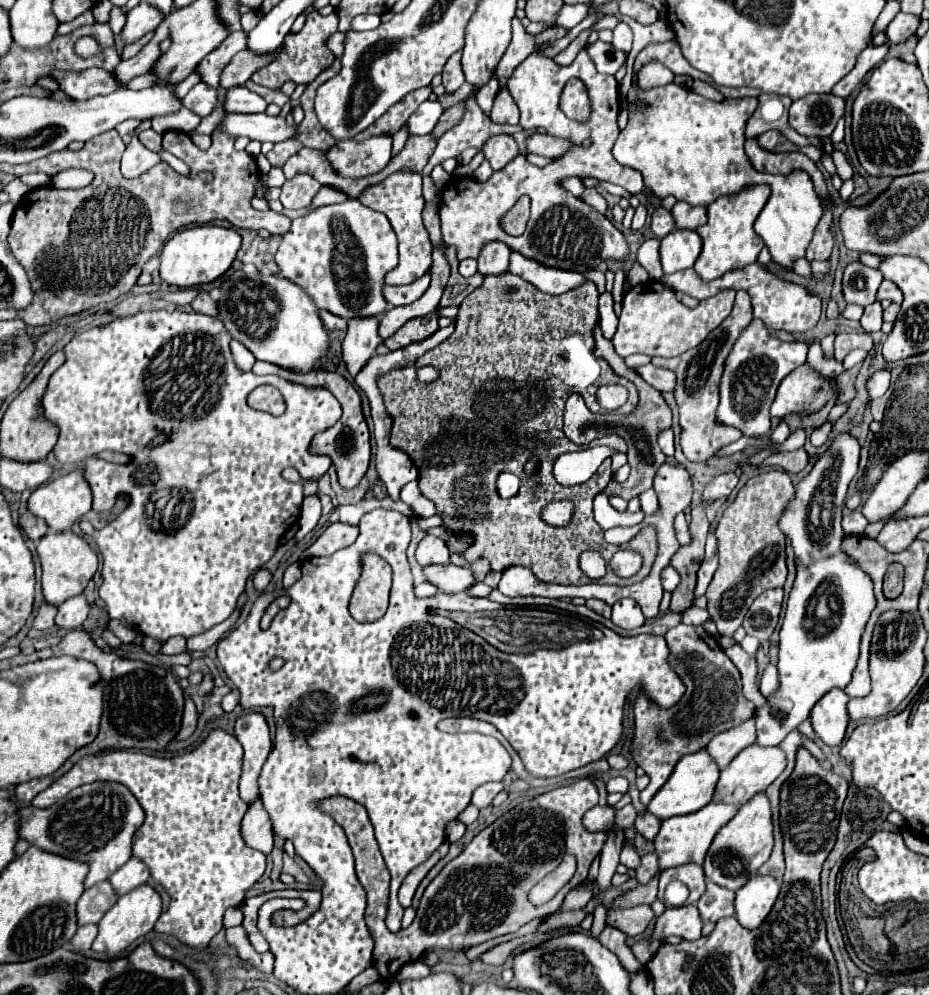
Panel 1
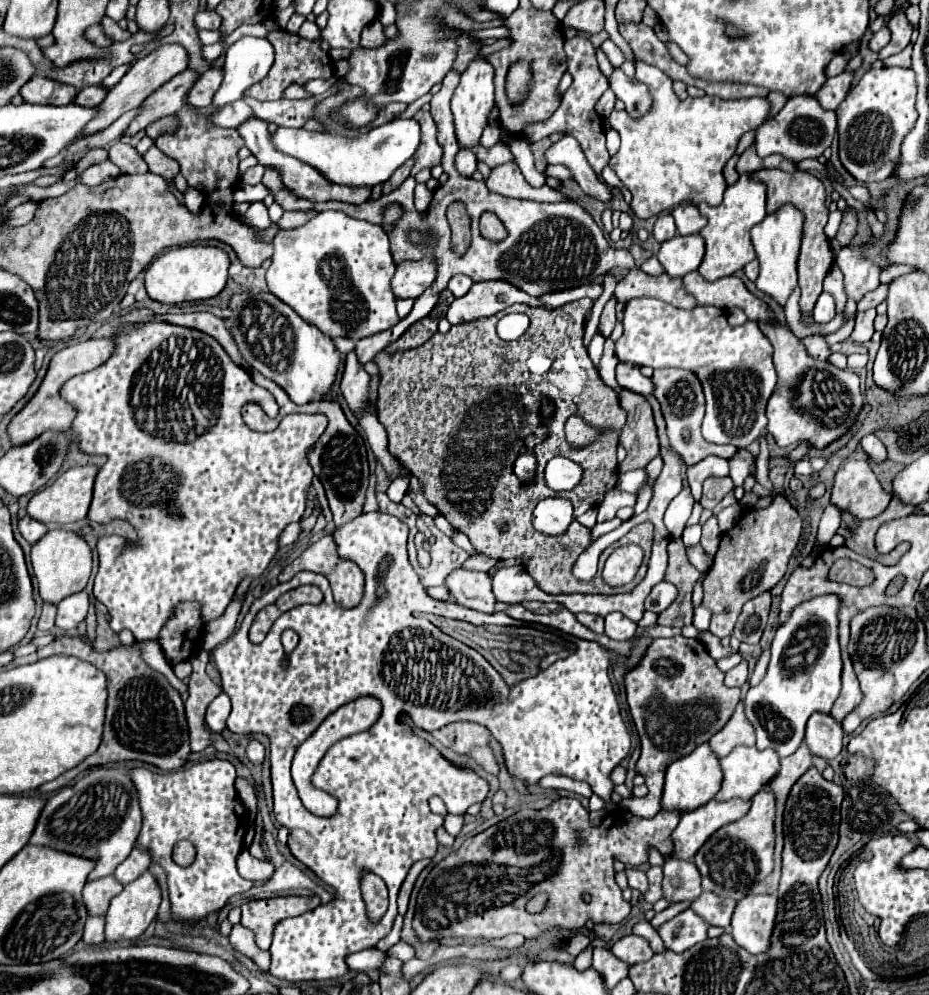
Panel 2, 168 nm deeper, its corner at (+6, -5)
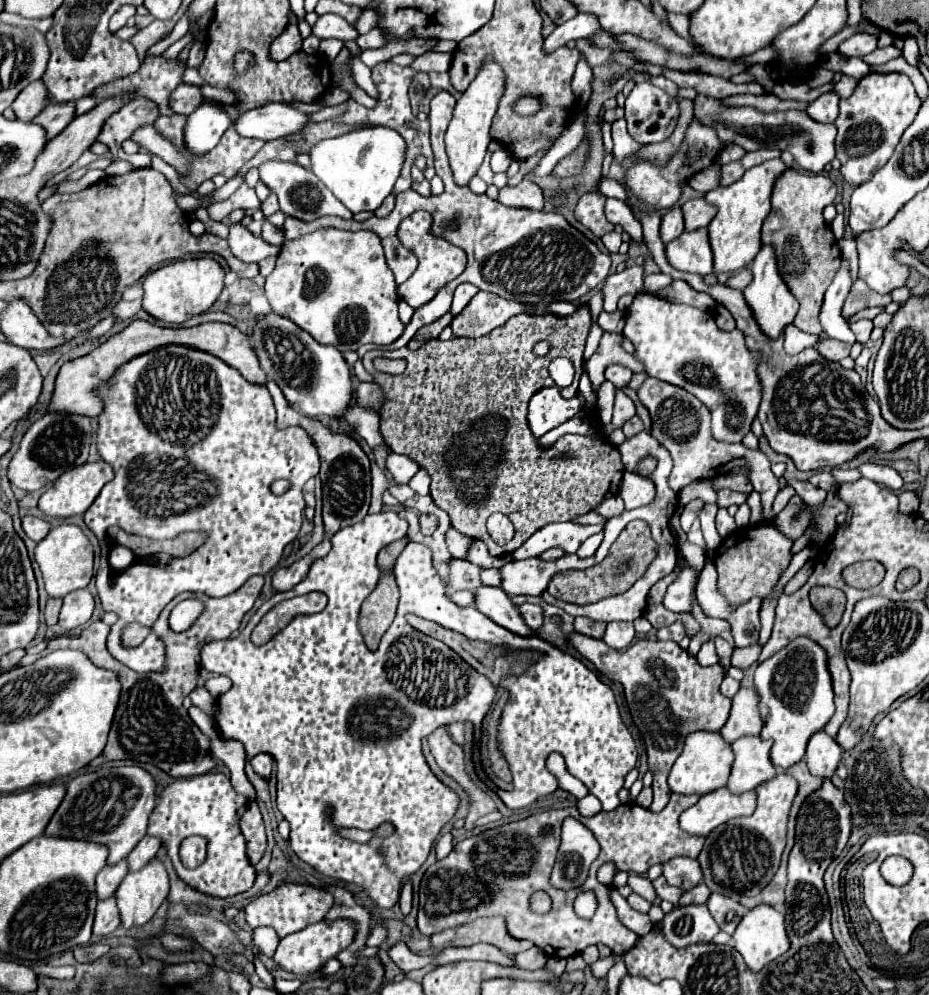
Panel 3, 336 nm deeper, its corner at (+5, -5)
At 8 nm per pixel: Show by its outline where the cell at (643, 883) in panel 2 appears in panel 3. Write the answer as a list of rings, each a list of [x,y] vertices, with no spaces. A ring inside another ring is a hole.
[[[629,873],[629,887],[631,887],[635,893],[639,893],[641,897],[645,897],[649,903],[653,903],[655,897],[657,897],[651,881],[649,881],[647,877],[637,875],[637,873]]]

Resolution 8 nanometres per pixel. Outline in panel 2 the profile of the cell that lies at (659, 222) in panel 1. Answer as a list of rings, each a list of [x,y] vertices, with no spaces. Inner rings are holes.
[[[662,213],[658,215],[656,223],[654,223],[654,237],[656,241],[668,241],[670,237],[676,235],[676,225],[674,225],[674,217],[670,213]]]

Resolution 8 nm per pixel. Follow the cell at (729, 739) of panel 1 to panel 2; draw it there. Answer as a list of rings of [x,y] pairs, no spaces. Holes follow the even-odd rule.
[[[740,701],[734,715],[730,717],[730,723],[726,723],[726,727],[722,727],[722,731],[718,731],[714,739],[710,739],[710,747],[722,759],[736,745],[754,745],[754,743],[756,743],[754,727],[744,715],[744,701]]]

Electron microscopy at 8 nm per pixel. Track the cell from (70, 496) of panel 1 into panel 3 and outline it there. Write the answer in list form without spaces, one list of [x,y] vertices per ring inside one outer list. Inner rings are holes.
[[[105,461],[85,463],[69,469],[41,495],[39,509],[57,519],[83,515],[111,477],[113,469]]]

